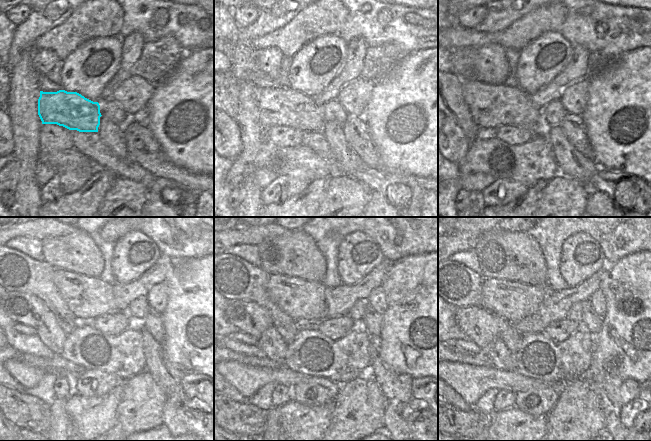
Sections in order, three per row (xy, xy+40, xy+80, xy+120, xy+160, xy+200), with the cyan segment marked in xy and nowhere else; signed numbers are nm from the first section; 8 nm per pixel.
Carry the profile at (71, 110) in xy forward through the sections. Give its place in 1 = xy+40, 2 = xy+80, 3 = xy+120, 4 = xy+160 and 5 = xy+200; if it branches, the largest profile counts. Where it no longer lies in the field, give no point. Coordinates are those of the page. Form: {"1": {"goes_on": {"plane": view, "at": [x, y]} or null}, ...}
{"1": {"goes_on": {"plane": "xy+40", "at": [283, 106]}}, "2": {"goes_on": {"plane": "xy+80", "at": [492, 105]}}, "3": {"goes_on": {"plane": "xy+120", "at": [88, 302]}}, "4": {"goes_on": {"plane": "xy+160", "at": [306, 304]}}, "5": {"goes_on": {"plane": "xy+200", "at": [512, 301]}}}

